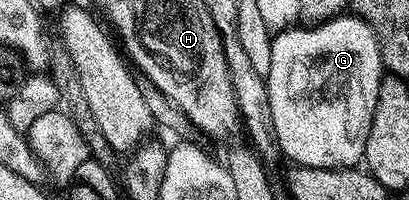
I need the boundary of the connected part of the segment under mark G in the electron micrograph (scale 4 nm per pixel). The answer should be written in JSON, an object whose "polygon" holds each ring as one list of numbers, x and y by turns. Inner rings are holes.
{"polygon":[[340,16,331,18,328,22,308,25,307,30,300,28,288,28,278,31,271,40,271,63,269,72,265,75,267,80,267,91,269,92,269,104,273,108,273,128,279,141,279,152,284,159,292,158,290,161,297,166,312,166,313,168,329,168,338,170,340,168,355,168,363,162,363,149,369,136,369,128,373,124,373,112,377,108,377,92,381,88,381,80,385,77,383,57,379,51,377,36,369,28,369,24,362,18,354,16]]}

